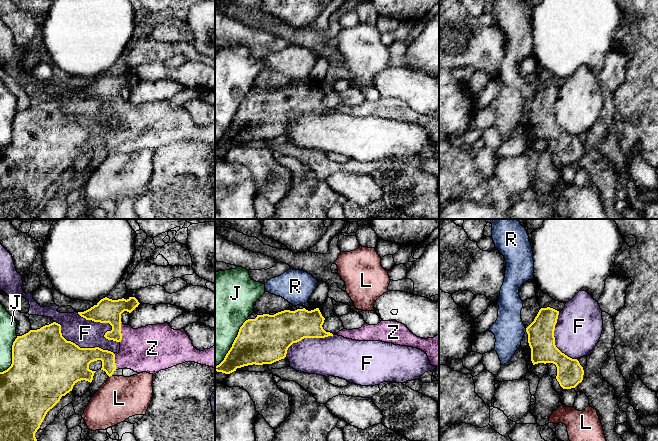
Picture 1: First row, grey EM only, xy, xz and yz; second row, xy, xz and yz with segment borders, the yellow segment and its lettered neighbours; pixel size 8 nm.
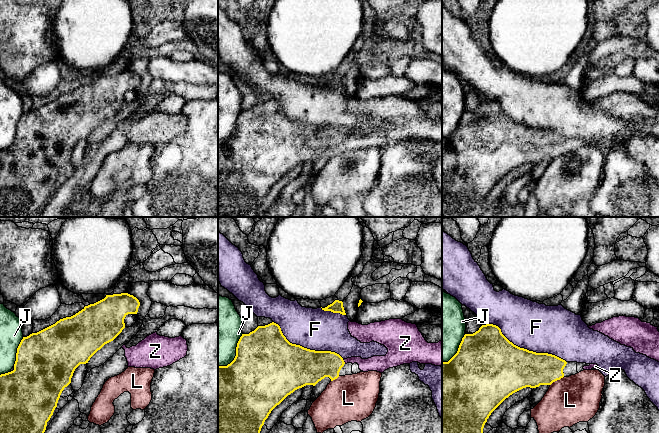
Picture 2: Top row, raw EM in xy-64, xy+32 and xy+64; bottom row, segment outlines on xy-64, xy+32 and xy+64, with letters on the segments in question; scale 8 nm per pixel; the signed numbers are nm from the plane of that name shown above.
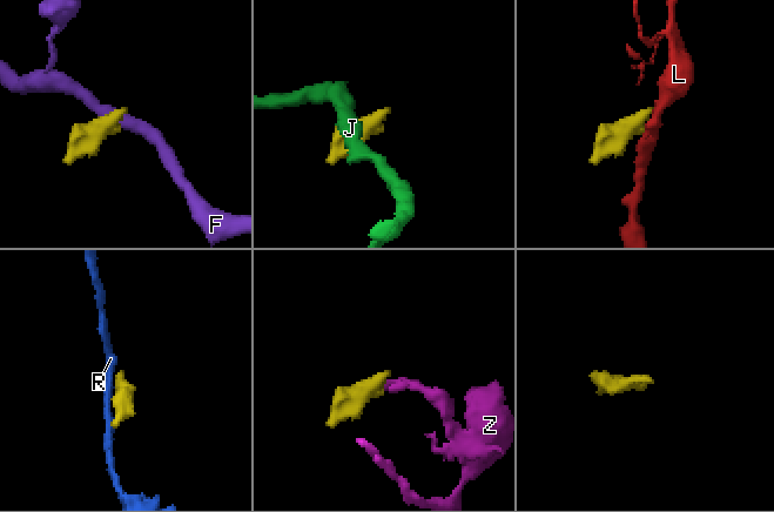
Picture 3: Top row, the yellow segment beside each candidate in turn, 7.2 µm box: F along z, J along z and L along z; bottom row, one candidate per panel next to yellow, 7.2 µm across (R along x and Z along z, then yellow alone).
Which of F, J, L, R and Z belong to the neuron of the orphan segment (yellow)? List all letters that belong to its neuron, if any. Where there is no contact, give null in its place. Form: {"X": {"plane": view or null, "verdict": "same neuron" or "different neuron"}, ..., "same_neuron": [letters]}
{"F": {"plane": "xy", "verdict": "different neuron"}, "J": {"plane": "xz", "verdict": "different neuron"}, "L": {"plane": "xy", "verdict": "different neuron"}, "R": {"plane": "yz", "verdict": "different neuron"}, "Z": {"plane": "xy", "verdict": "same neuron"}, "same_neuron": ["Z"]}

